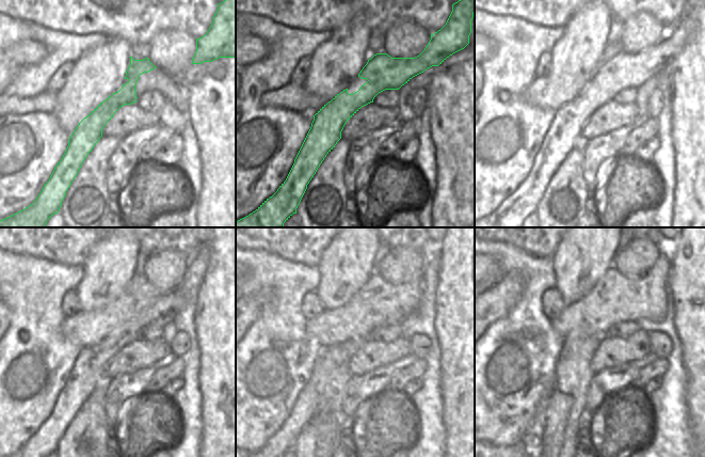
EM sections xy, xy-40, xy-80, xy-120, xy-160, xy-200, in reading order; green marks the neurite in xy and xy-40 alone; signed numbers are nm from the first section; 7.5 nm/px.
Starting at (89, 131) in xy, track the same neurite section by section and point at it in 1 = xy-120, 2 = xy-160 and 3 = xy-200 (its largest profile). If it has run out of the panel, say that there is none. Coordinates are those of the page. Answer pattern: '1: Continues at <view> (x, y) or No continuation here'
1: Continues at xy-120 (87, 372)
2: Continues at xy-160 (331, 358)
3: Continues at xy-200 (537, 425).

